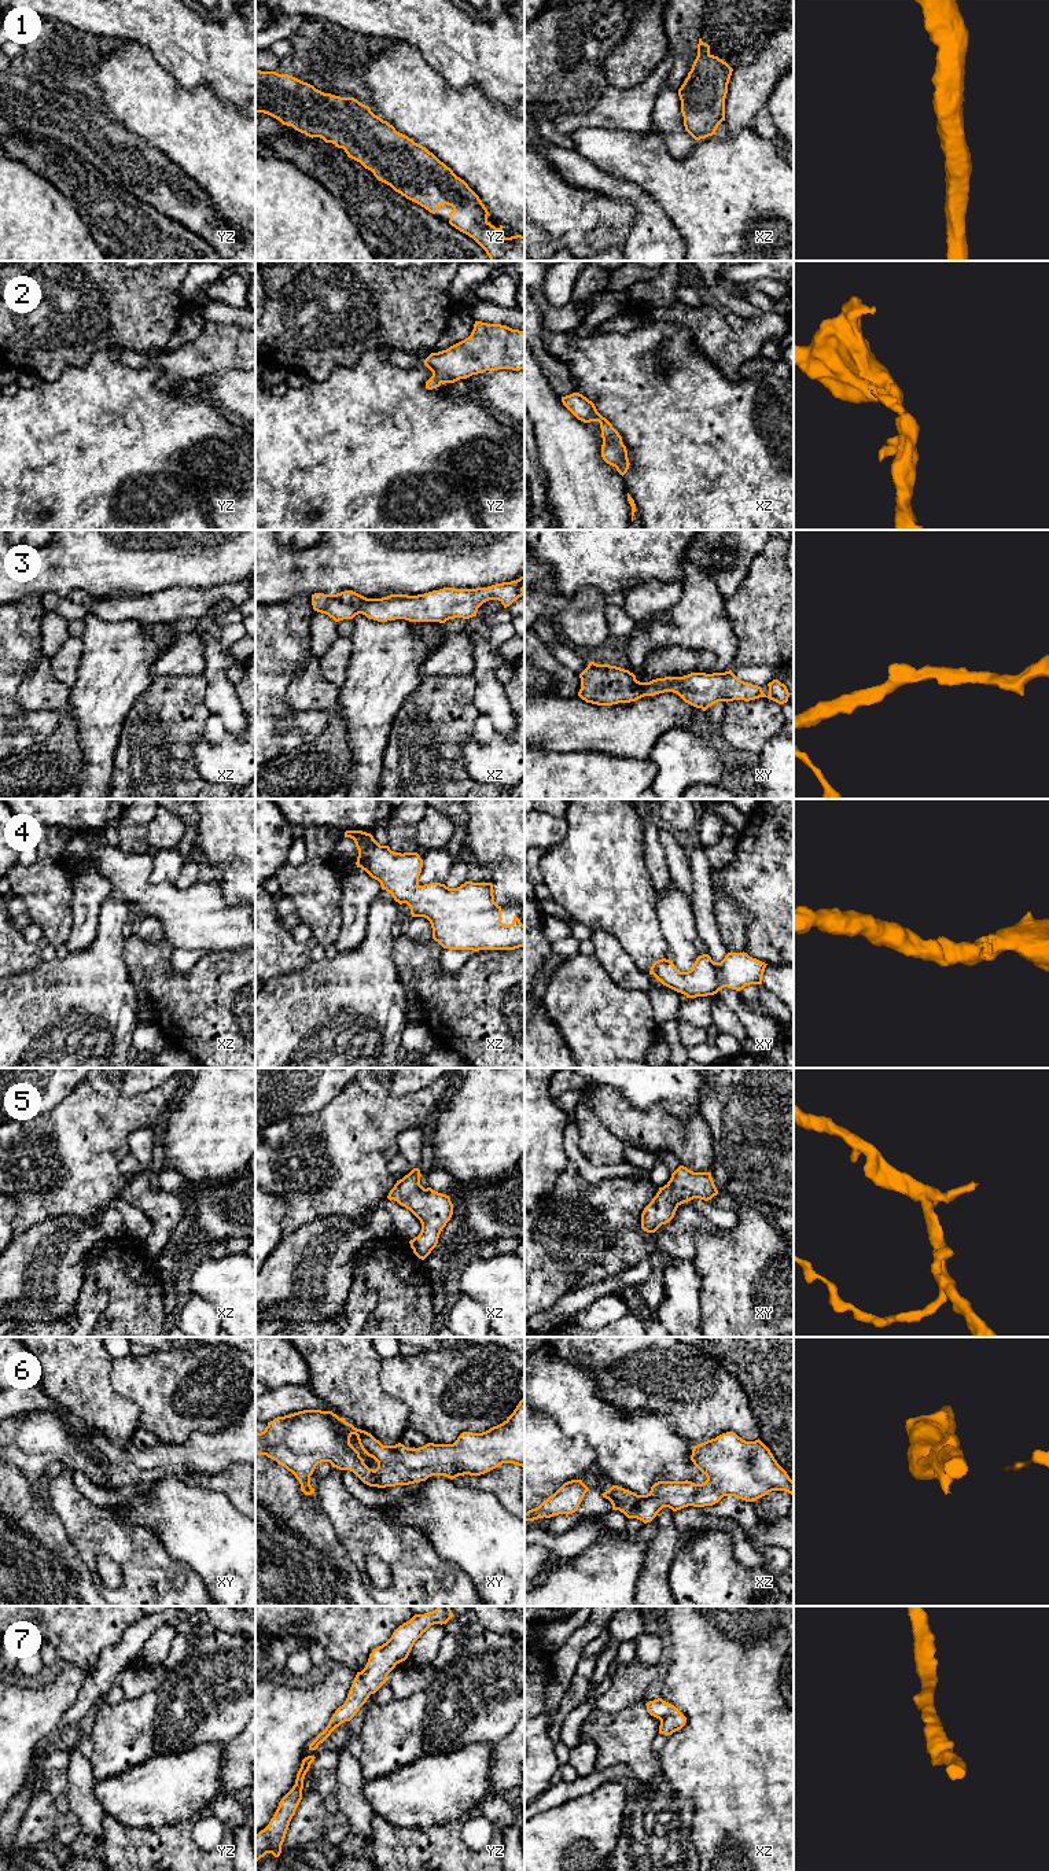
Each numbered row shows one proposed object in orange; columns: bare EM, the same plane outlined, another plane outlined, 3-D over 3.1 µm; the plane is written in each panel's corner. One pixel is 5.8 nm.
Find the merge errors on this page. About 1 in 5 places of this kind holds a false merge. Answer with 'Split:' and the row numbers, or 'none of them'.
Split: none of them

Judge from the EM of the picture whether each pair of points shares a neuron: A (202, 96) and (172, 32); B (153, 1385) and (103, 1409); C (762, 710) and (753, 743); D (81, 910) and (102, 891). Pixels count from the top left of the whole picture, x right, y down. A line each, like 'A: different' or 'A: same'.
A: different
B: different
C: same
D: same

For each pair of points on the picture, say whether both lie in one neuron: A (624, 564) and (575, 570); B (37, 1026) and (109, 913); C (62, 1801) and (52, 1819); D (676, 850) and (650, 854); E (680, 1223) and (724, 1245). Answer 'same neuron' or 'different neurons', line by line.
A: same neuron
B: same neuron
C: different neurons
D: different neurons
E: different neurons

